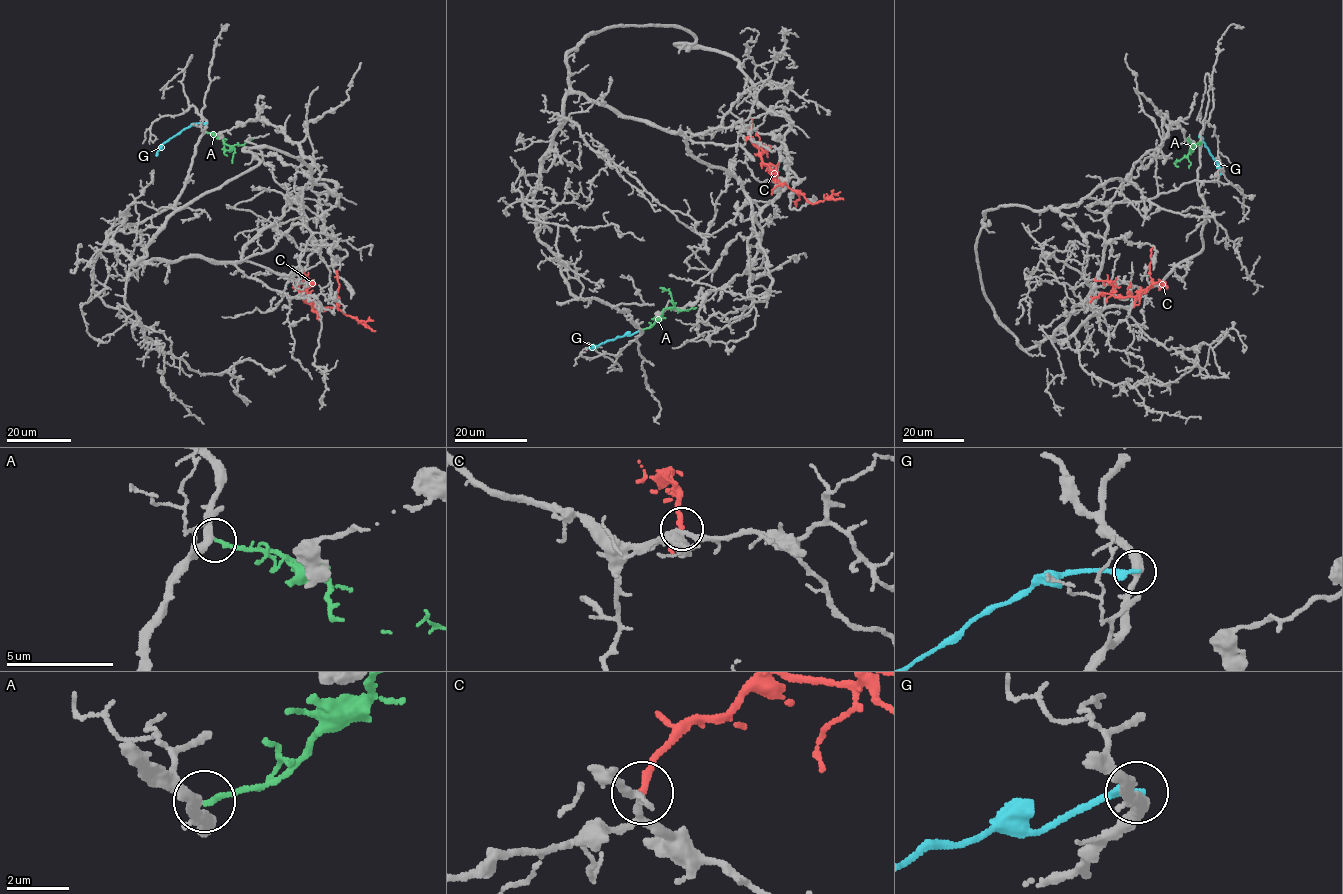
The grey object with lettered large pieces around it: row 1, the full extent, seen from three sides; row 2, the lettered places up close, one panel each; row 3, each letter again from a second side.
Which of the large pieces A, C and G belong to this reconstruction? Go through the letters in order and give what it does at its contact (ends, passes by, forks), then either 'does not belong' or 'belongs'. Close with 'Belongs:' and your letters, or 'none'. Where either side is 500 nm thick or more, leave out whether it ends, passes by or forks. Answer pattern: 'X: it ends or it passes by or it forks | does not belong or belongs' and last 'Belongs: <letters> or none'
A: it ends | belongs
C: it ends | does not belong
G: it ends | does not belong
Belongs: A

